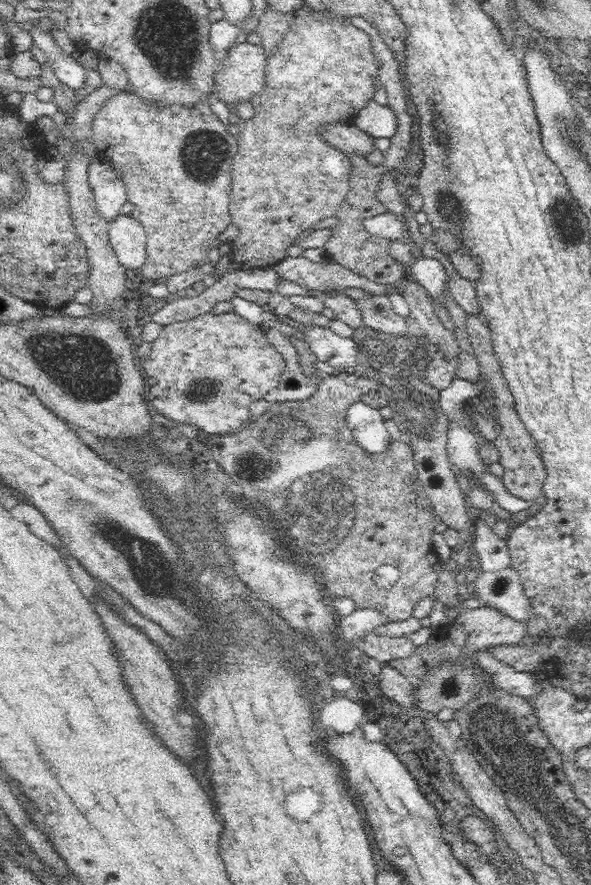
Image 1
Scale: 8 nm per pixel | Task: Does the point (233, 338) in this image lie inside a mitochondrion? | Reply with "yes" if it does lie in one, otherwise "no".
no

